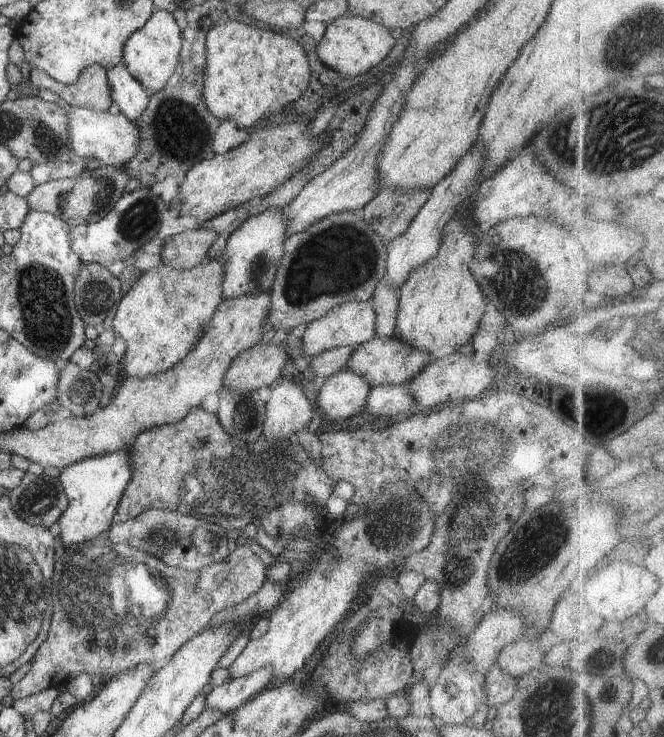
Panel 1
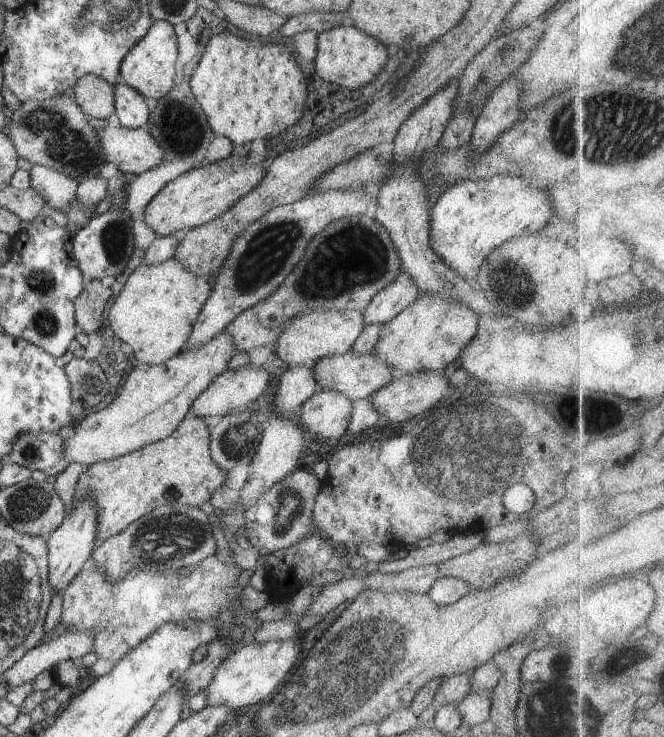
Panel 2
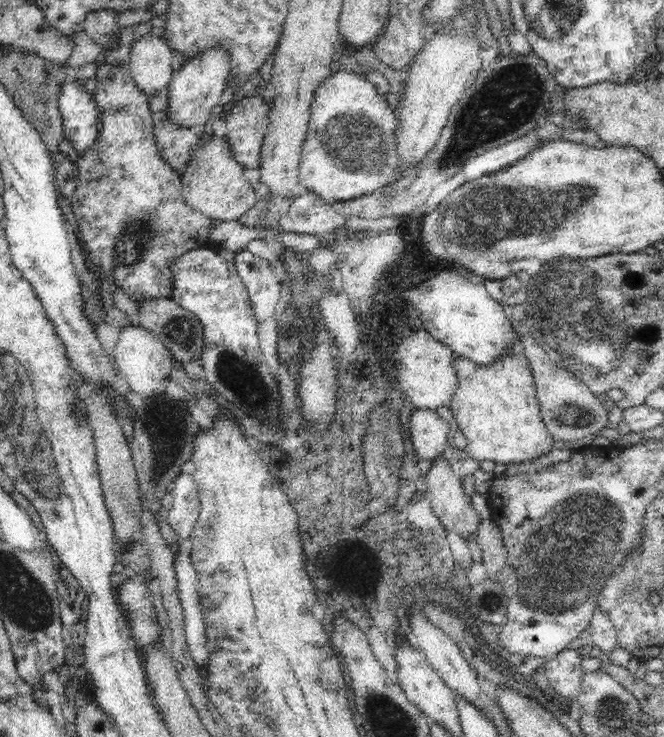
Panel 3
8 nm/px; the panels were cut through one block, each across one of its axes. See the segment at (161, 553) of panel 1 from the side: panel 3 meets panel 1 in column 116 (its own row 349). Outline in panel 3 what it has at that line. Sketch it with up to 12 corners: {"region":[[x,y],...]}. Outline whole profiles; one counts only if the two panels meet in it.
{"region":[[516,330],[545,426],[558,440],[606,427],[608,407],[532,334]]}

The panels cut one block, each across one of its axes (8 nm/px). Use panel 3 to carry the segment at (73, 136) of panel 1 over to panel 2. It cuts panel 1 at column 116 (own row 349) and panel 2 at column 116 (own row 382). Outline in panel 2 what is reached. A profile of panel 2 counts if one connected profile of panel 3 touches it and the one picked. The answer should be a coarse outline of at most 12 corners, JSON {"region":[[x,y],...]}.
{"region":[[146,128],[96,130],[107,162],[139,175],[164,162]]}

